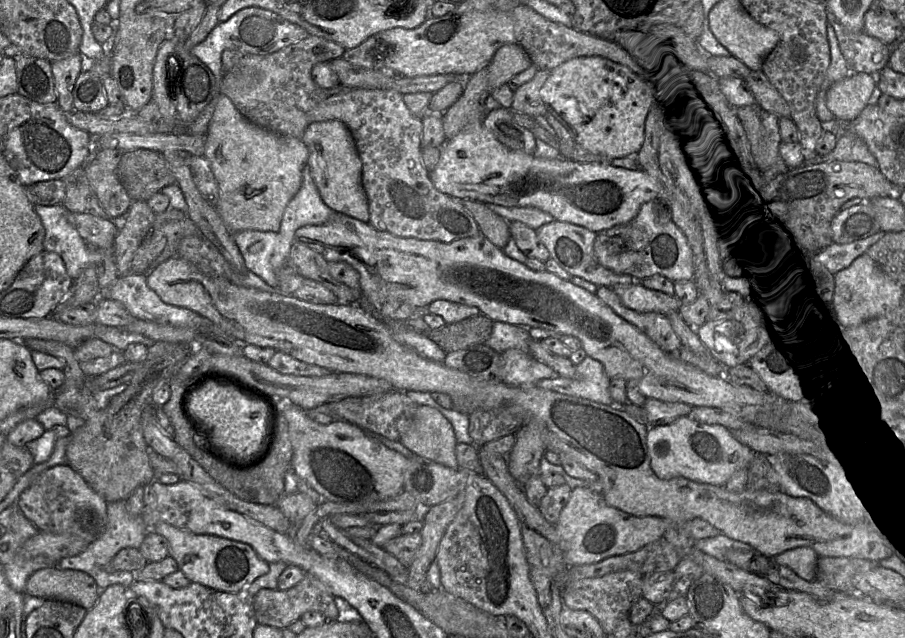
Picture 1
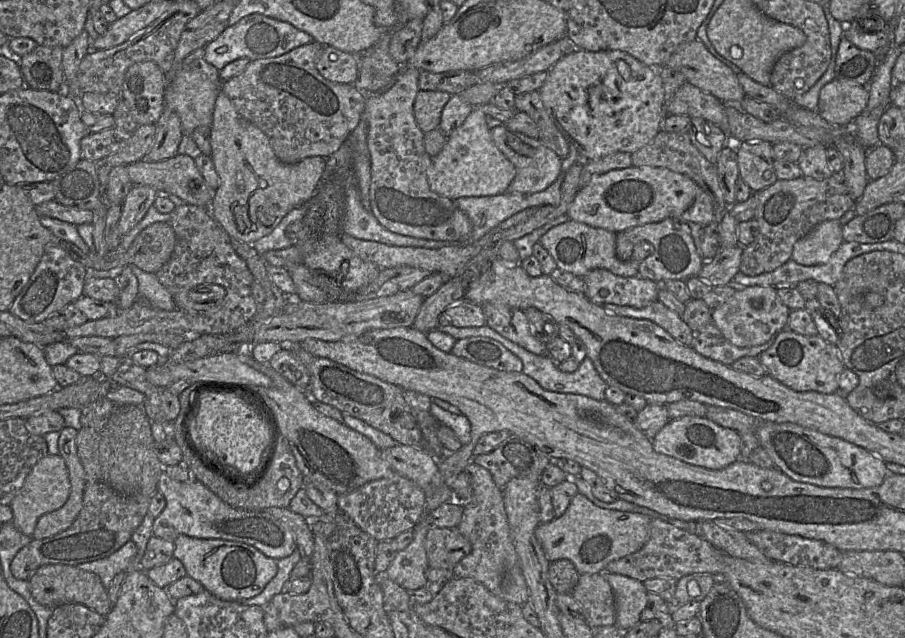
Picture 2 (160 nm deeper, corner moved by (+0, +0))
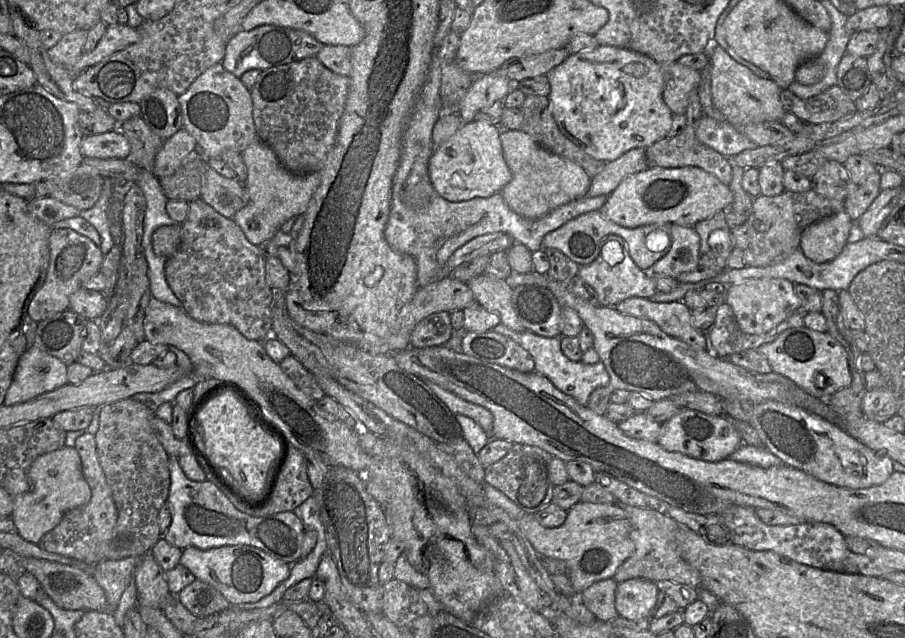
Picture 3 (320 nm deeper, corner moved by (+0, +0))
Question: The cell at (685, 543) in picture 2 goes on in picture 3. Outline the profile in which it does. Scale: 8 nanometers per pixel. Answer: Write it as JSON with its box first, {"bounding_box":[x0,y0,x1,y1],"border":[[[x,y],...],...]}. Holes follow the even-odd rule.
{"bounding_box":[612,505,701,588],"border":[[[623,505],[623,509],[631,522],[630,538],[635,544],[635,551],[617,568],[612,577],[616,583],[638,578],[654,582],[670,580],[699,588],[701,586],[700,574],[683,559],[675,540],[675,531],[680,525],[667,514],[654,509],[629,505]]]}

